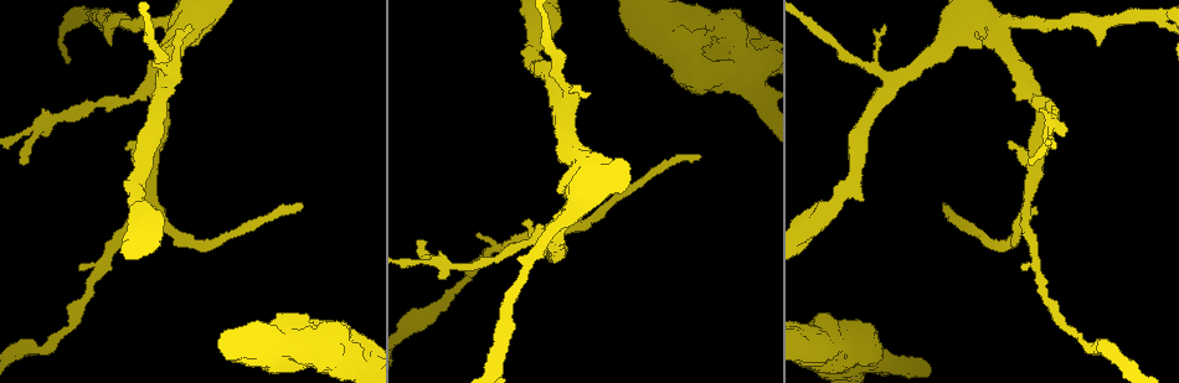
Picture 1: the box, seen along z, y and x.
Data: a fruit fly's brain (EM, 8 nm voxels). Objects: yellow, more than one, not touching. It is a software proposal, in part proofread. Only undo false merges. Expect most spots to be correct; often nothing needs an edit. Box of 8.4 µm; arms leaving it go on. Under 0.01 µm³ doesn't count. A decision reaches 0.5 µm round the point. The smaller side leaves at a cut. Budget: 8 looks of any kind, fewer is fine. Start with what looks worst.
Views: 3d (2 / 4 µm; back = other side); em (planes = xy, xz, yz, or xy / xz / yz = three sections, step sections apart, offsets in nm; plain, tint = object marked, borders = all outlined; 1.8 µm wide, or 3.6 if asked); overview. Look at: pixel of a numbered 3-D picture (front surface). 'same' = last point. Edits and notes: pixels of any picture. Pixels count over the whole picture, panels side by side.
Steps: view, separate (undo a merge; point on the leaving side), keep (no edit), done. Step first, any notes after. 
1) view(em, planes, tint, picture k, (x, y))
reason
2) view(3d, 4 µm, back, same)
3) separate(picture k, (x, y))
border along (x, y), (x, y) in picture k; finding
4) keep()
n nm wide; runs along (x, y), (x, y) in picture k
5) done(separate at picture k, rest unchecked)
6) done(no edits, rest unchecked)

view(3d, 4 µm, picture 1, (167, 76))
thick turns thin

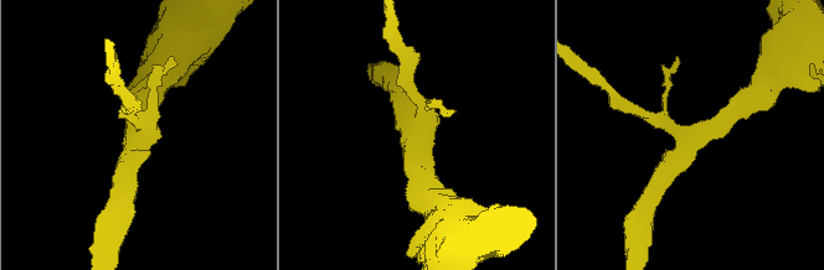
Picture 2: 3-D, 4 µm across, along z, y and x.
view(em, planes, tint, picture 2, (414, 135))
4 arms; need the tissue

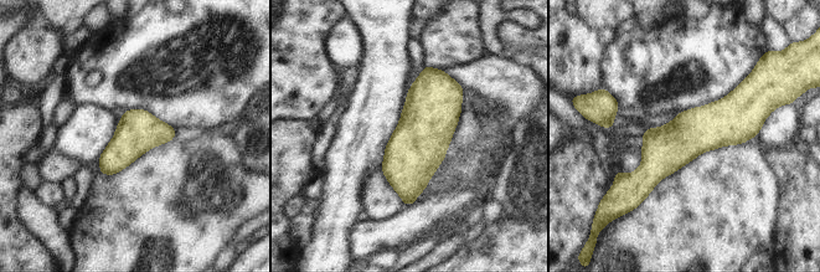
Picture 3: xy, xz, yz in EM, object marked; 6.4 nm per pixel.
keep()
runs along (759, 116), (627, 176) in picture 3; continuous, no second neuron

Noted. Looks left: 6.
view(3d, 2 µm, picture 1, (1050, 127))
narrows sharply

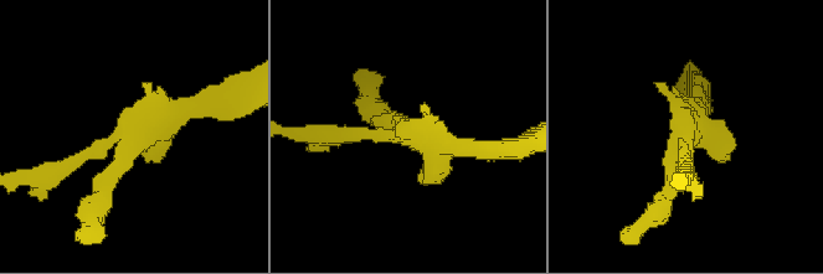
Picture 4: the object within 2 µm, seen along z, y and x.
view(em, planes, tint, picture 4, (418, 136))
shape alone is not enough

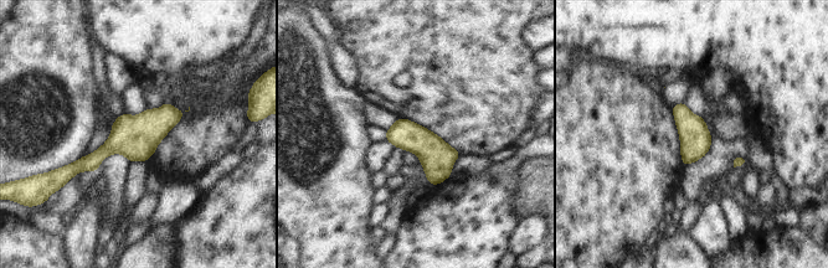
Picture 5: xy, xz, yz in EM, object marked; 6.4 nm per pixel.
keep()
200 nm wide; one neuron here

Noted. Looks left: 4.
view(3d, 4 µm, picture 1, (323, 356))
touches itself

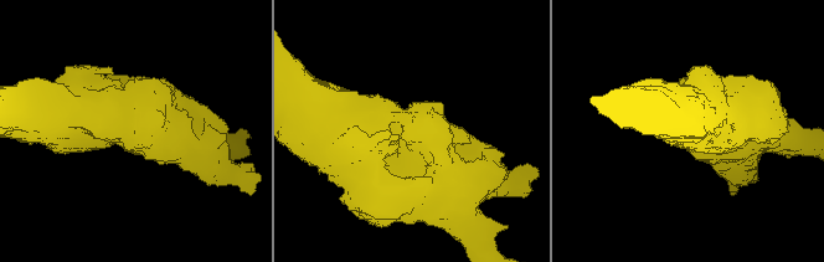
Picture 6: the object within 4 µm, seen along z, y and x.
view(em, xz, step 16, tint, picture 6, (131, 126))
need the tissue

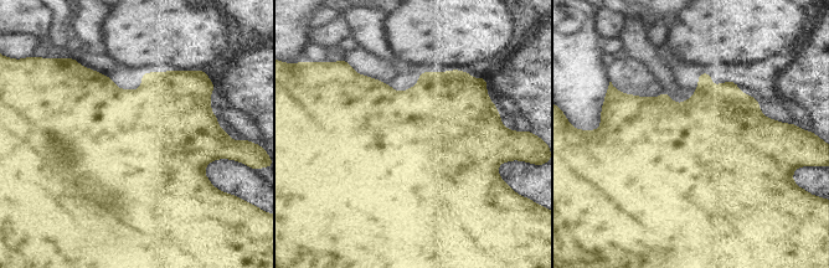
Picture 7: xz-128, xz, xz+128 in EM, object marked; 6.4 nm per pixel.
view(em, planes, tint, same)

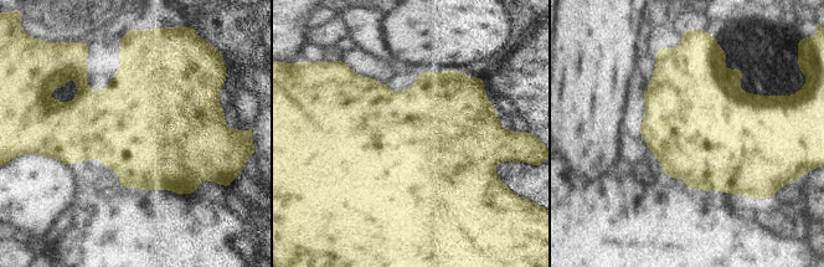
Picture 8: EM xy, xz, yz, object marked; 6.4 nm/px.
keep()
continuous, no second neuron

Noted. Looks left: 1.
view(em, xy, step 8, borders, picture 1, (506, 306))
branch point

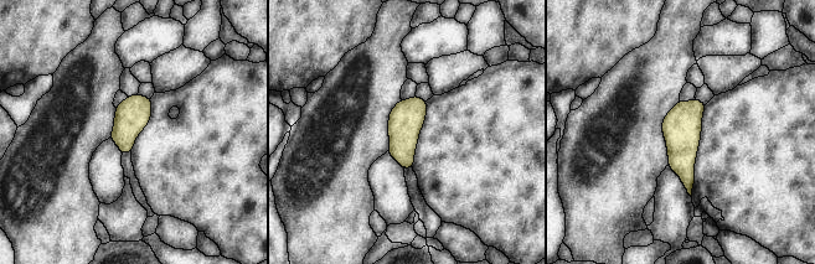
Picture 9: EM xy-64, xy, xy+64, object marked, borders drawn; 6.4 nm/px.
keep()
one neuron here

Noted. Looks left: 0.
done(no edits, rest unchecked)

